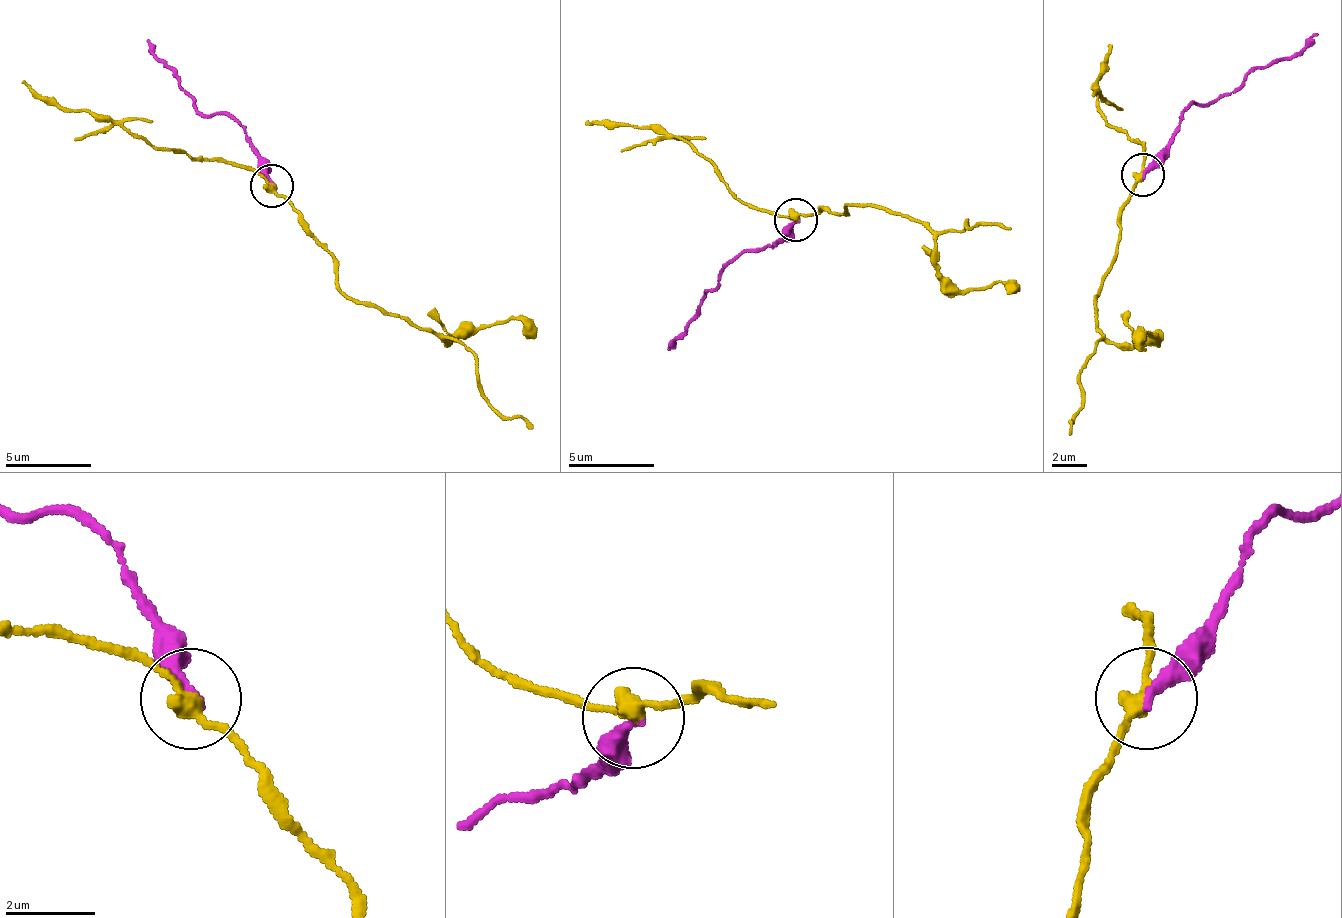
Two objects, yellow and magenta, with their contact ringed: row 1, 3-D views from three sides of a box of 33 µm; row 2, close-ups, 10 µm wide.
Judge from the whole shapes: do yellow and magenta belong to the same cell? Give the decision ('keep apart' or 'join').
keep apart

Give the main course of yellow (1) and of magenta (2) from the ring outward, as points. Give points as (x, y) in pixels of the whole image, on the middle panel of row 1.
1: (796, 219), (819, 209), (845, 213), (851, 204), (886, 205), (935, 231), (952, 231), (967, 221), (1009, 227)
2: (796, 219), (776, 244), (743, 250), (729, 263), (667, 351)

